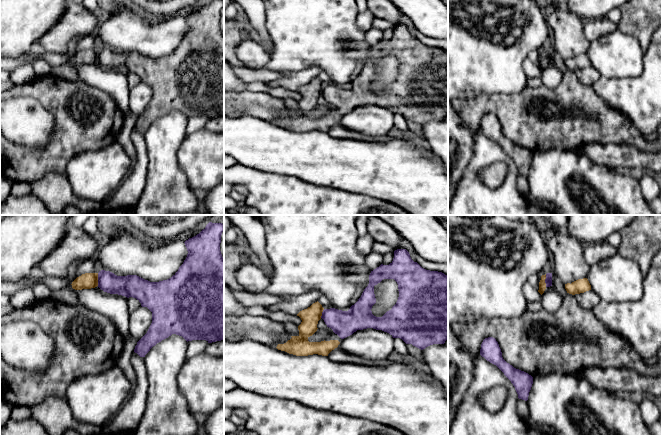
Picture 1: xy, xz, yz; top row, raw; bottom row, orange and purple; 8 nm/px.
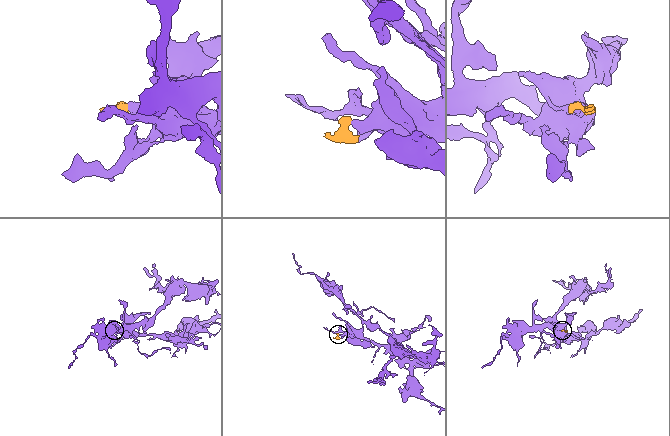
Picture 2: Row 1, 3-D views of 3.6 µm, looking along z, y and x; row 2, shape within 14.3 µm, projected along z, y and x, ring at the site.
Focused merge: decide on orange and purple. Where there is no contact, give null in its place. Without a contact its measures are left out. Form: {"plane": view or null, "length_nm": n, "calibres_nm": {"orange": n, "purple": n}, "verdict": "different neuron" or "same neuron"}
{"plane": "xy", "length_nm": 100, "calibres_nm": {"orange": 130, "purple": 170}, "verdict": "same neuron"}

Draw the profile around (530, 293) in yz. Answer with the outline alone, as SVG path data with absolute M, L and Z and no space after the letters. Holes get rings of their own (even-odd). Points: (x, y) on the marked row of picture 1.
M529 282L524 286L523 295L527 302L540 301L542 296Z

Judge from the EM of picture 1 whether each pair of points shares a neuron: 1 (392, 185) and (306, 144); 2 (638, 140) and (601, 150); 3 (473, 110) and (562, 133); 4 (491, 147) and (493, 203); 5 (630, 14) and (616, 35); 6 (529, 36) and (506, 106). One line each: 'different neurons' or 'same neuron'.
1: same neuron
2: different neurons
3: same neuron
4: same neuron
5: different neurons
6: different neurons

